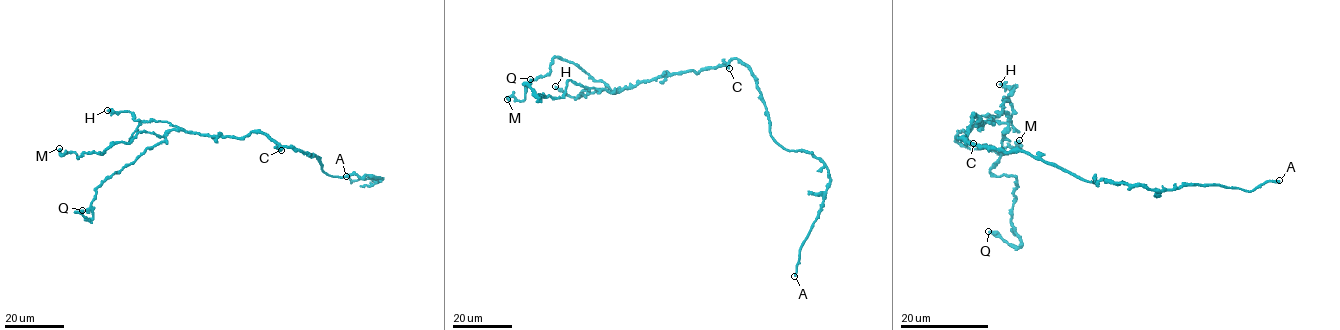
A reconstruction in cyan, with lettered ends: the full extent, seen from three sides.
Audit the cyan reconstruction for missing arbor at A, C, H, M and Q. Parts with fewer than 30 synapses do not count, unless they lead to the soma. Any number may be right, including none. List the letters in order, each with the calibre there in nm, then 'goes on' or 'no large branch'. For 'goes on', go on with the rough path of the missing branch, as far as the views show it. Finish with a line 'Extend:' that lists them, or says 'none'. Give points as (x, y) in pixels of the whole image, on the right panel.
A: calibre 240 nm; goes on
C: calibre 320 nm; no large branch
H: calibre 400 nm; no large branch
M: calibre 500 nm; no large branch
Q: calibre 340 nm; no large branch
Extend: A

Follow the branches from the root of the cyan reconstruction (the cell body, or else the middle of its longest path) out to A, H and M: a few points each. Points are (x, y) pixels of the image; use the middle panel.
A: (727, 63), (738, 59), (750, 70), (771, 136), (786, 149), (811, 152), (827, 169), (829, 185), (794, 276)
H: (727, 63), (698, 73), (689, 70), (661, 75), (610, 92), (582, 91), (579, 97), (571, 97), (555, 86)
M: (727, 63), (658, 76), (613, 92), (576, 65), (554, 57), (550, 71), (526, 86), (523, 100), (507, 99)

